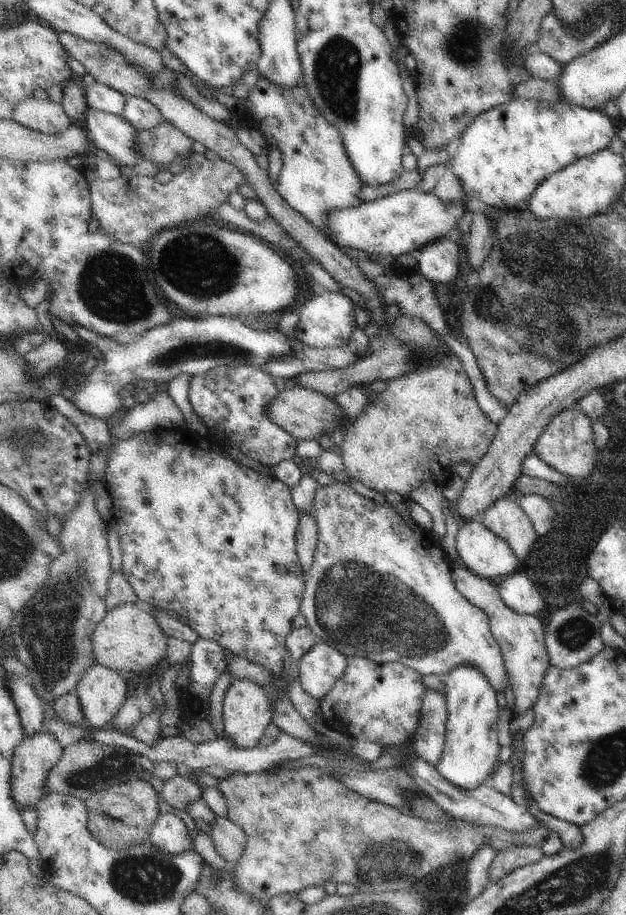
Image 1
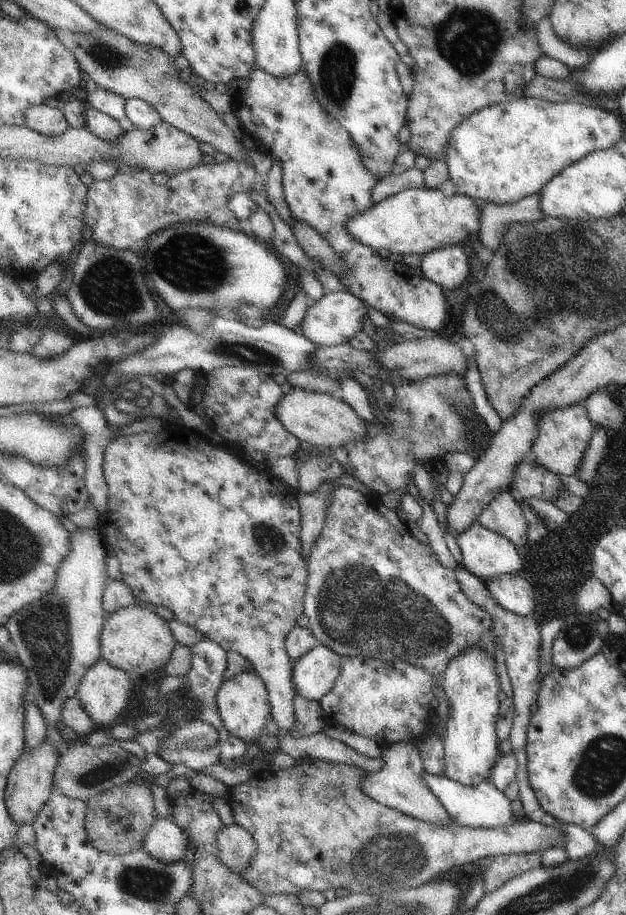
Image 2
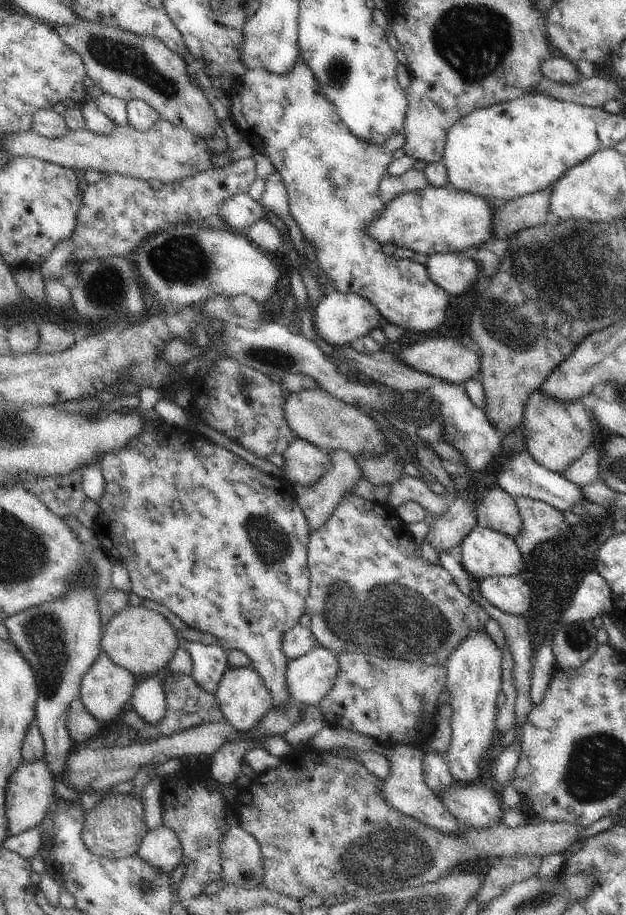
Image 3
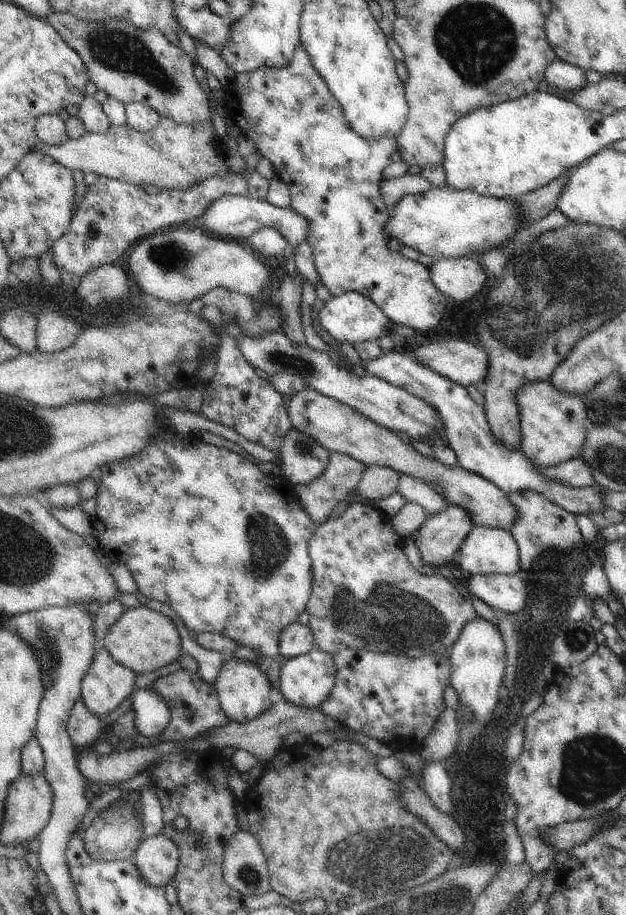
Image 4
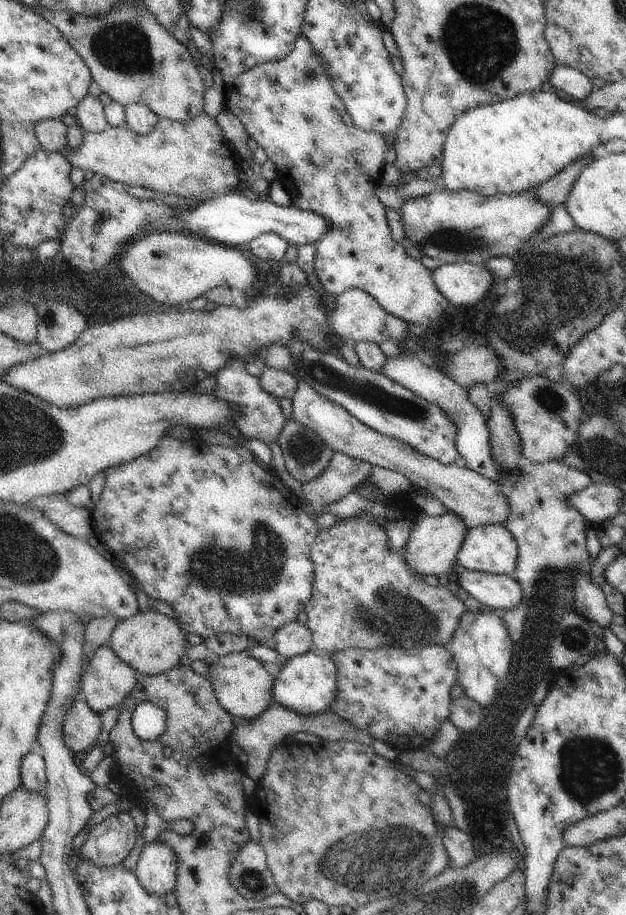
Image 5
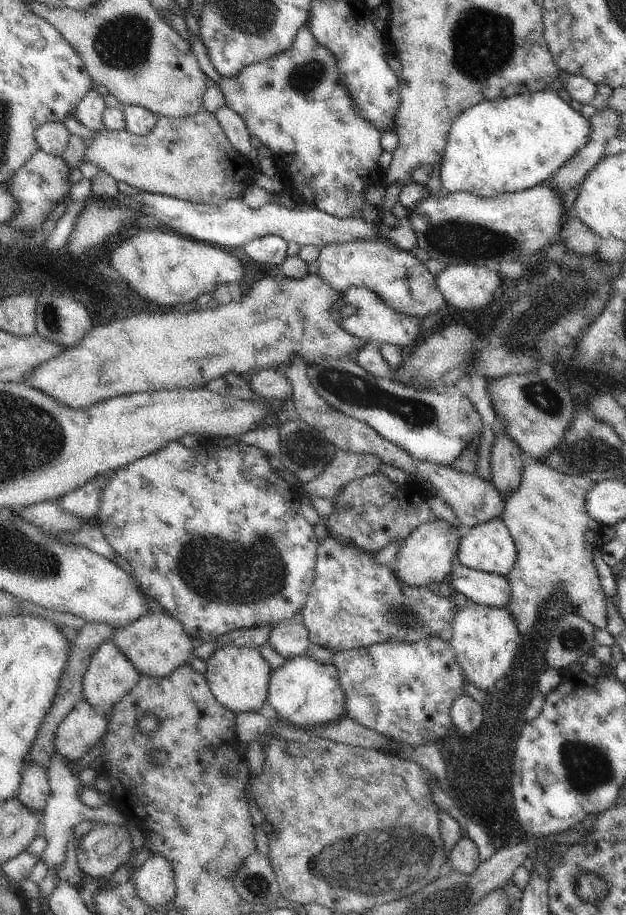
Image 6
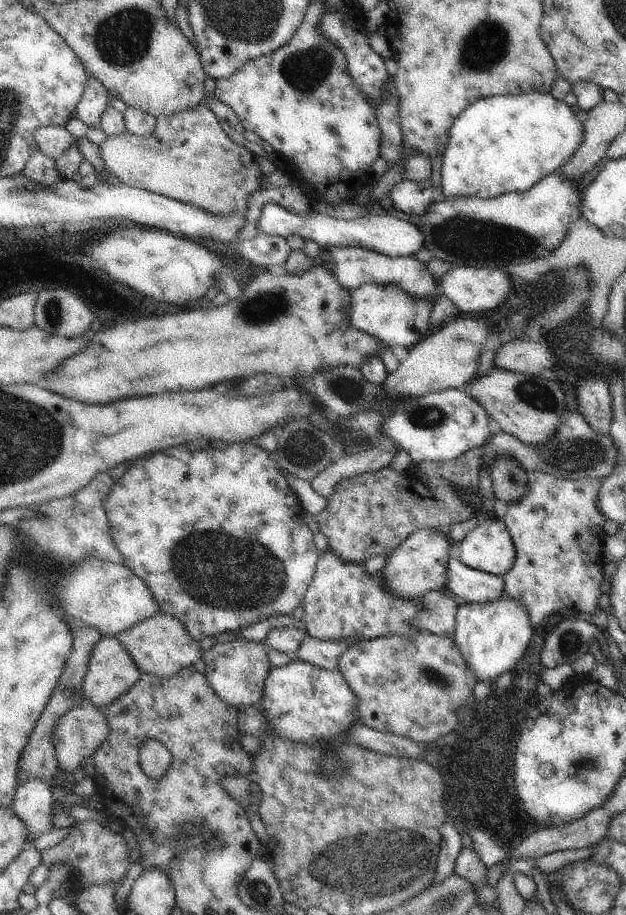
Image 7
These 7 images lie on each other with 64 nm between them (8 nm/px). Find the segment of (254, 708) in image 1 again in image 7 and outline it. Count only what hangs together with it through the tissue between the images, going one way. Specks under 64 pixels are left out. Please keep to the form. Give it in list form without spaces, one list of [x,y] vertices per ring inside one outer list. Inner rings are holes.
[[[233,640],[233,642],[223,642],[223,644],[213,644],[203,650],[201,660],[205,662],[205,680],[213,694],[239,710],[239,706],[255,706],[259,708],[261,702],[261,692],[263,692],[263,682],[271,672],[271,664],[267,658],[267,646],[259,642],[245,642],[245,640]]]

